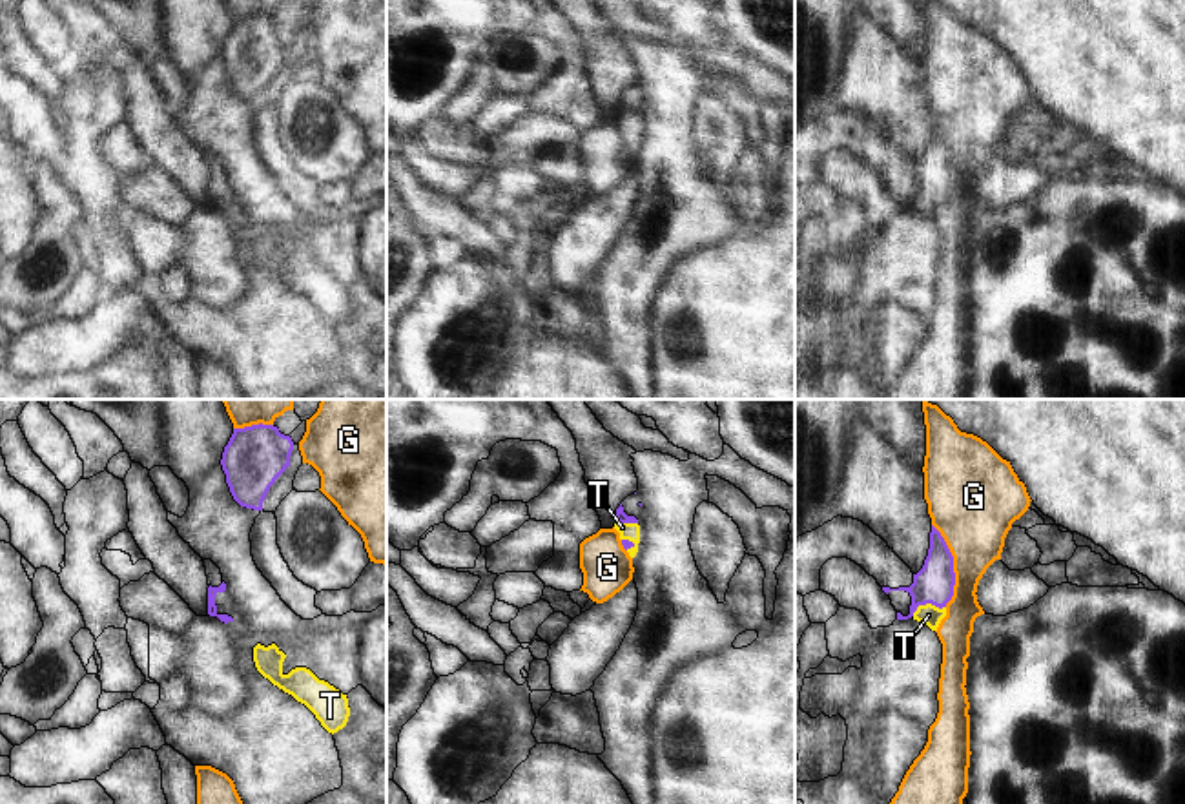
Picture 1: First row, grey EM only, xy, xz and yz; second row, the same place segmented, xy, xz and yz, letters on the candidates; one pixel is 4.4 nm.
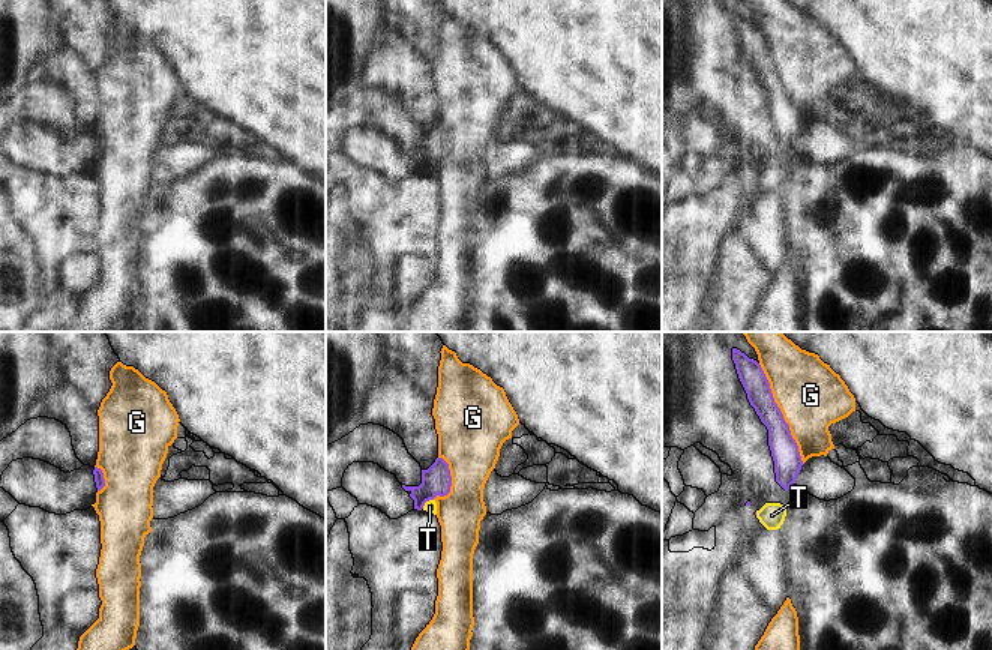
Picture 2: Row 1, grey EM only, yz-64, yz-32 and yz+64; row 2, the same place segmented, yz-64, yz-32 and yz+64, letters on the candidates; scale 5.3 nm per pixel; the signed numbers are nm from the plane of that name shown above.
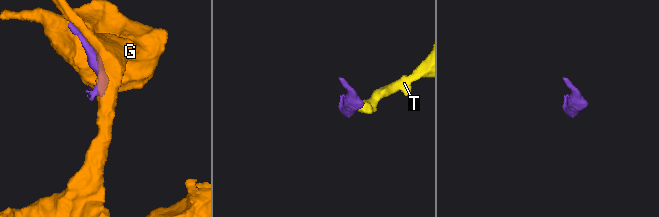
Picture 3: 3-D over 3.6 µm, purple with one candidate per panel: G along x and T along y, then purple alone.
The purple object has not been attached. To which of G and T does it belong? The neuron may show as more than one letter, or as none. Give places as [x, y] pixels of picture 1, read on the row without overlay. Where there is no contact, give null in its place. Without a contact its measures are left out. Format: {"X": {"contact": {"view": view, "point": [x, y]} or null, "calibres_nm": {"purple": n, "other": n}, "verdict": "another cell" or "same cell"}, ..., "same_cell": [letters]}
{"G": {"contact": {"view": "yz", "point": [952, 157]}, "calibres_nm": {"purple": 180, "other": 340}, "verdict": "another cell"}, "T": {"contact": {"view": "yz", "point": [927, 194]}, "calibres_nm": {"purple": 180, "other": 90}, "verdict": "same cell"}, "same_cell": ["T"]}

